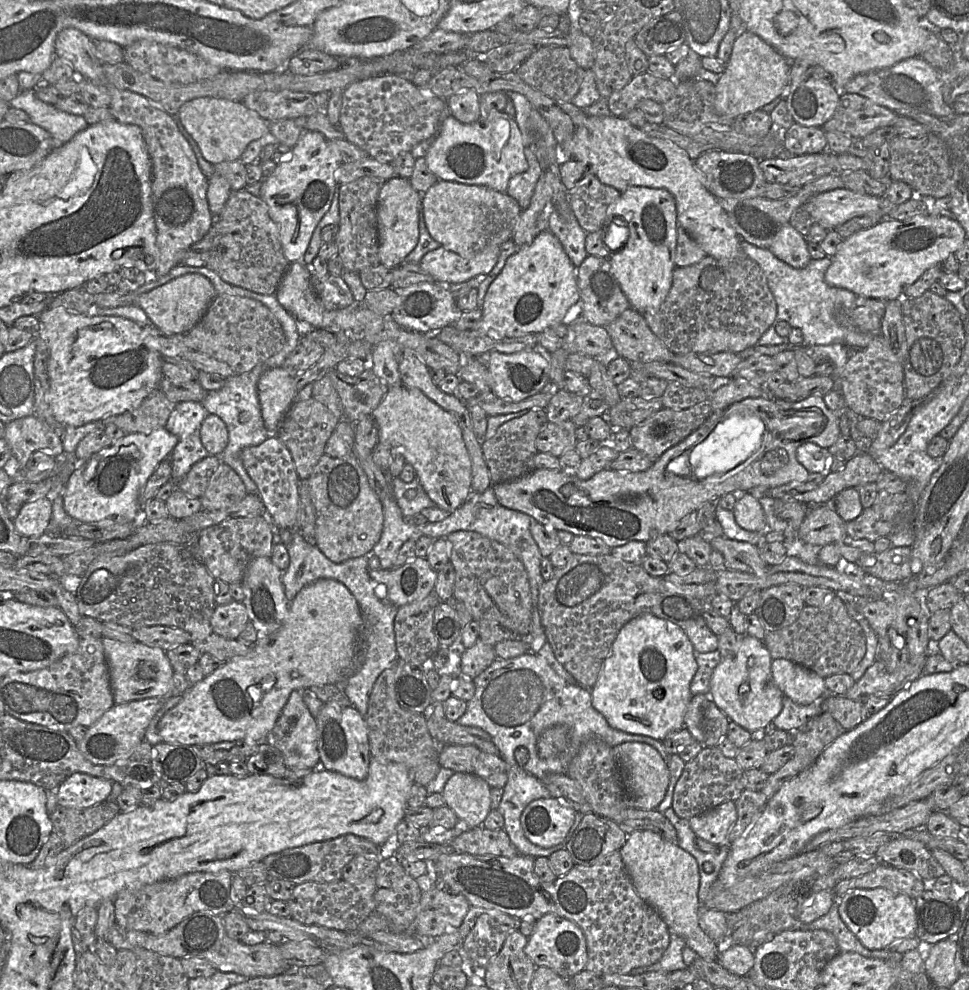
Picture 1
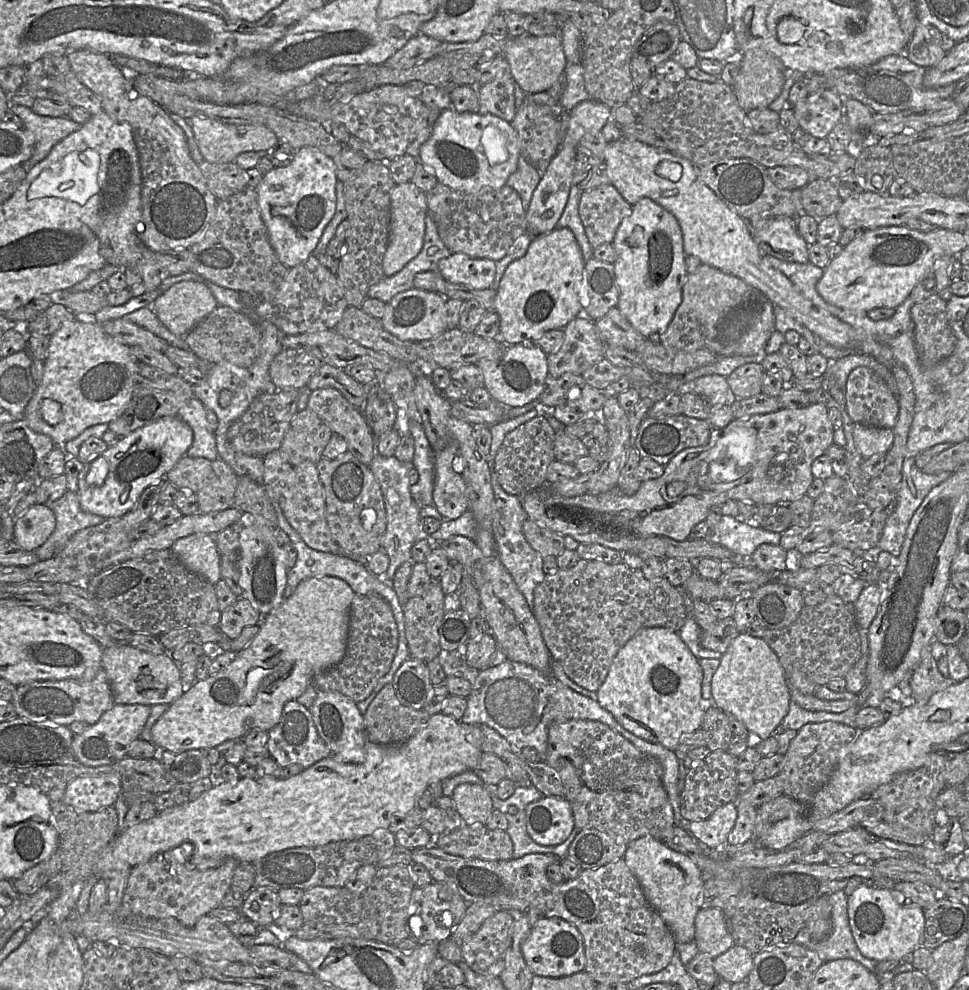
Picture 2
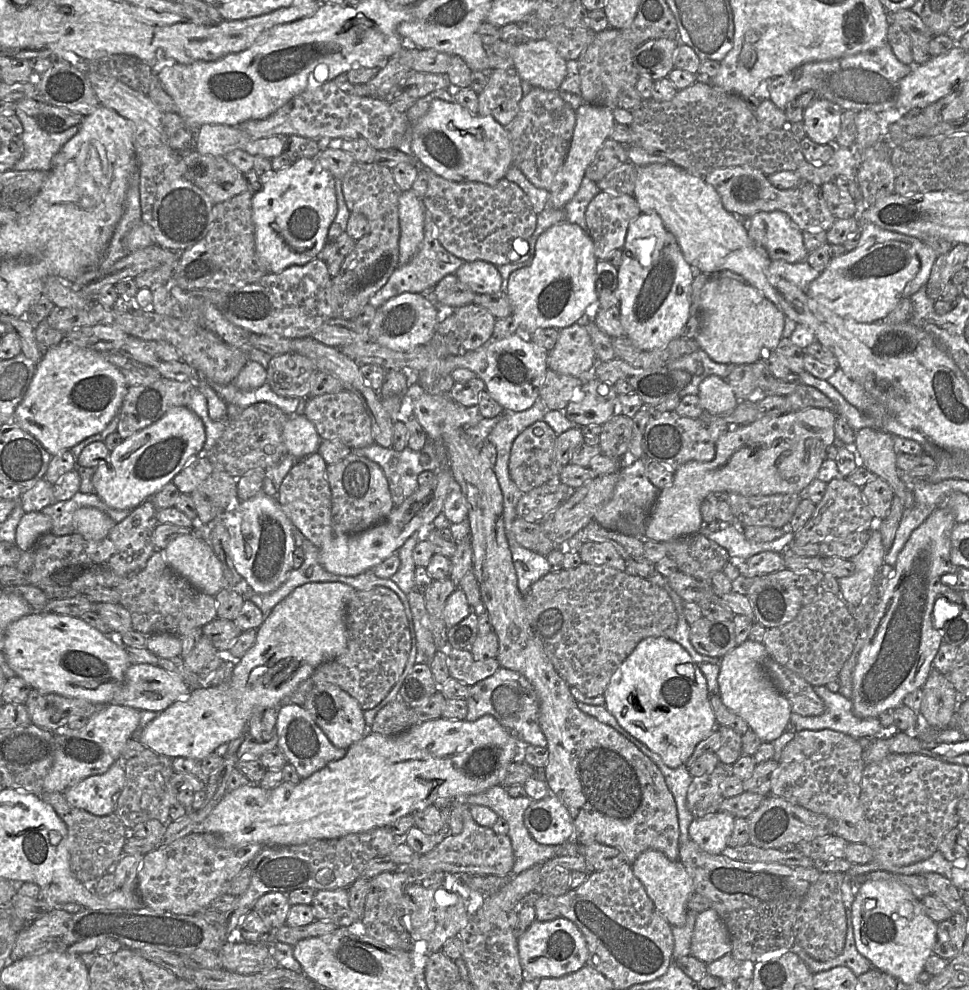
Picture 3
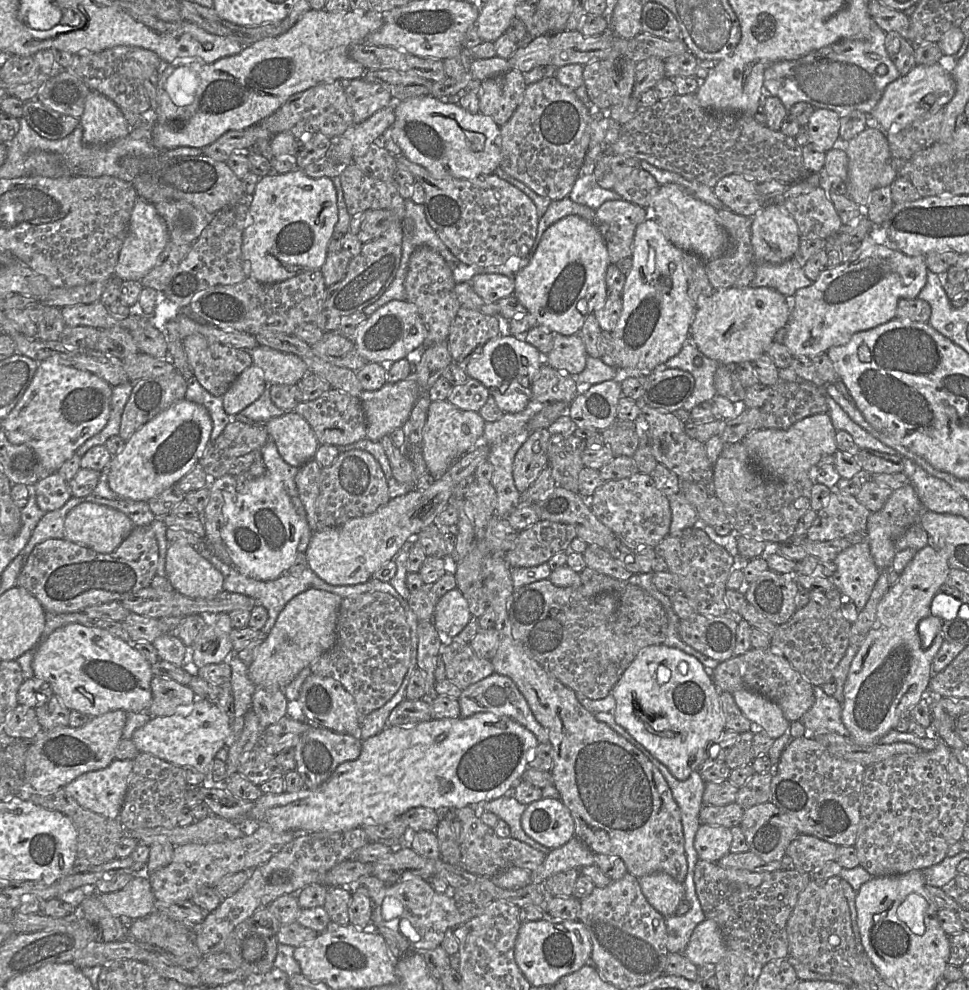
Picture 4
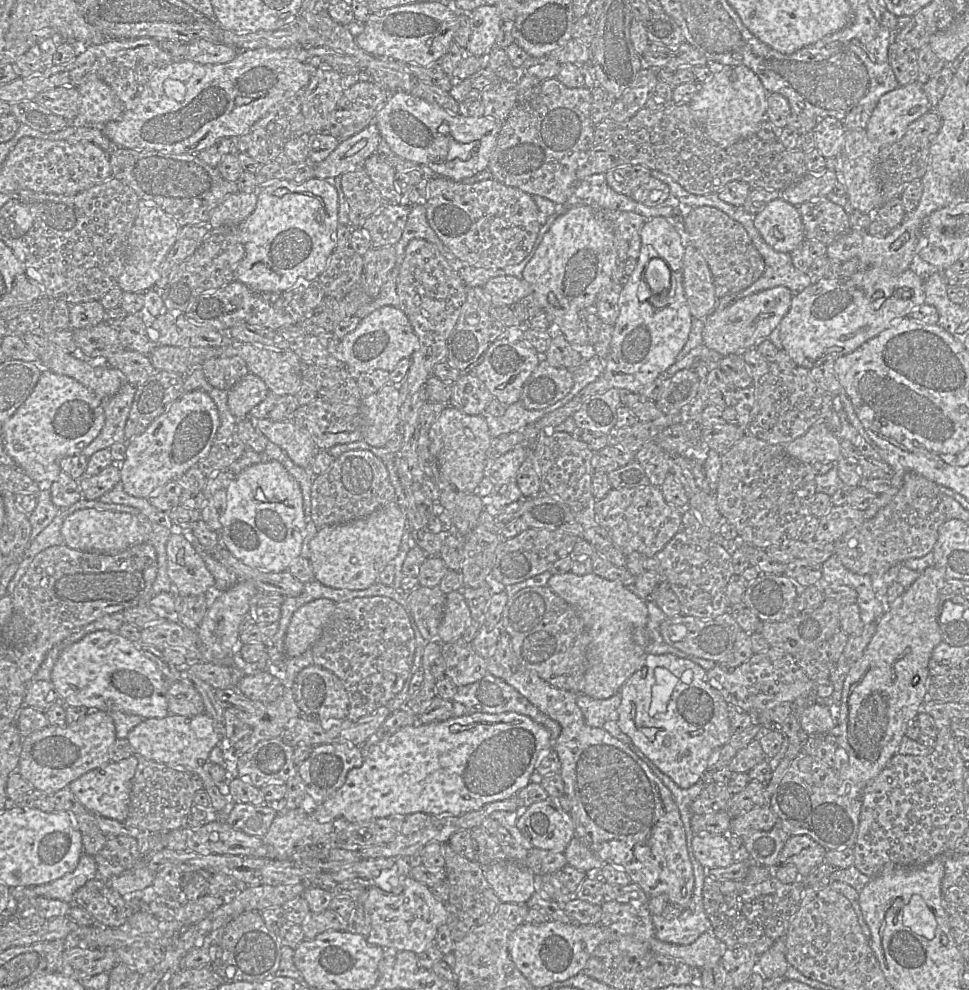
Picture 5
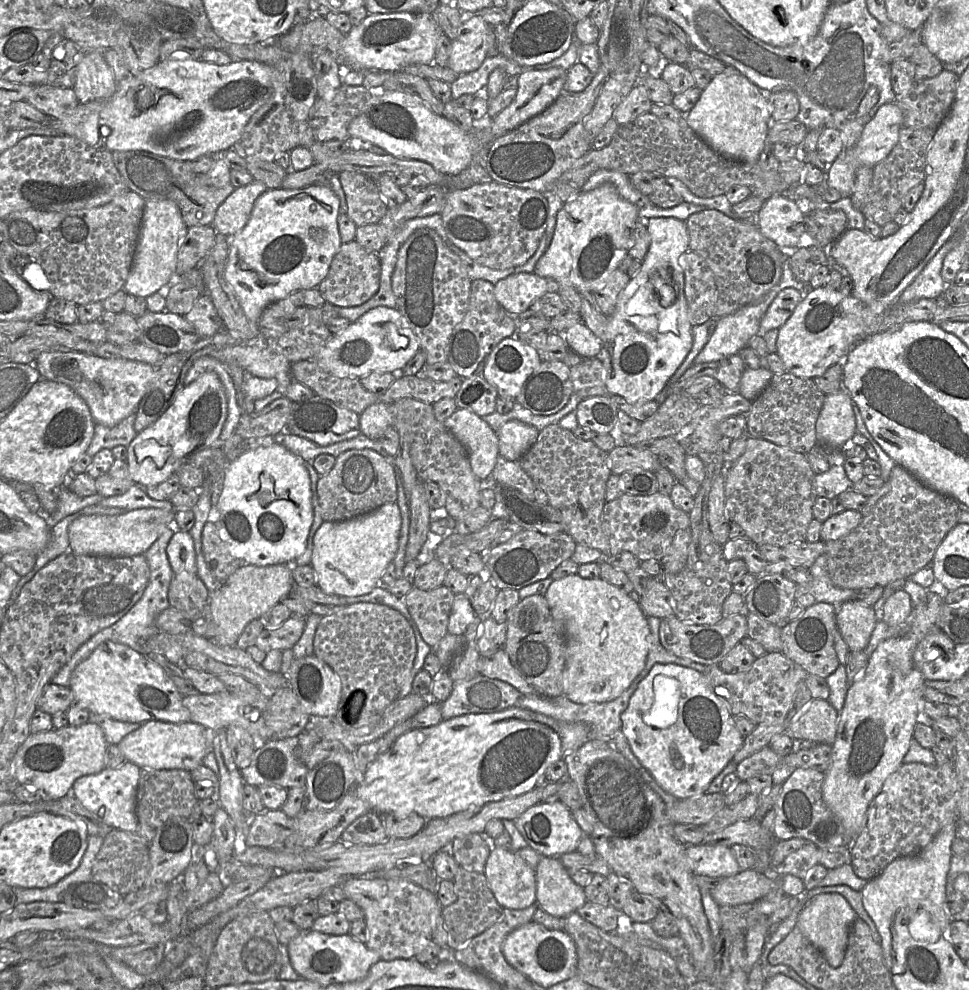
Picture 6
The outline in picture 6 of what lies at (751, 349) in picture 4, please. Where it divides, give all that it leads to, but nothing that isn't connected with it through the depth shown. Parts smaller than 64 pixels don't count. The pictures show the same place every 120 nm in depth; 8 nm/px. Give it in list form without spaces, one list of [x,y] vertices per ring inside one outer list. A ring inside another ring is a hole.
[[[794,288],[781,290],[762,317],[758,336],[763,336],[773,329],[779,331],[780,327],[792,316],[802,299],[801,293]]]

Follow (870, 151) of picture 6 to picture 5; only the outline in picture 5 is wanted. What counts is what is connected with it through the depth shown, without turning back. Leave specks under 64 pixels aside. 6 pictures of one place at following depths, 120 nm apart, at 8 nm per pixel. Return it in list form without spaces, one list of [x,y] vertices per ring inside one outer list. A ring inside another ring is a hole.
[[[922,79],[917,80],[883,94],[865,130],[869,139],[881,148],[901,139],[908,126],[929,110]],[[826,170],[821,174],[806,173],[803,178],[781,191],[780,197],[798,207],[813,198],[826,197],[838,179],[837,171]]]

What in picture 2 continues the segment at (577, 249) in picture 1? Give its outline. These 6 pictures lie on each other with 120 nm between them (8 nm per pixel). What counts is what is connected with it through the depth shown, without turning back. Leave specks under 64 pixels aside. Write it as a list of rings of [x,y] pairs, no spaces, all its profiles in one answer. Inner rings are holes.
[[[572,185],[565,209],[557,222],[557,228],[569,228],[581,249],[585,263],[593,257],[593,248],[588,240],[579,215],[579,202],[583,191]]]

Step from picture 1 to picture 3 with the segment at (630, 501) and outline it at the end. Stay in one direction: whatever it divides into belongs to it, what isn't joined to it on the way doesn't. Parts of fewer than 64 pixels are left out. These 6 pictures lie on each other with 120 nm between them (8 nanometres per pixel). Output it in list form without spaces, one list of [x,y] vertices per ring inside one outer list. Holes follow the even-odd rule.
[[[810,407],[730,427],[716,441],[715,457],[712,461],[689,461],[674,471],[672,484],[659,491],[647,520],[644,537],[667,542],[698,533],[703,522],[700,505],[709,494],[734,492],[743,496],[764,496],[804,493],[808,485],[816,478],[821,464],[826,459],[827,447],[835,441],[836,415],[828,409]]]

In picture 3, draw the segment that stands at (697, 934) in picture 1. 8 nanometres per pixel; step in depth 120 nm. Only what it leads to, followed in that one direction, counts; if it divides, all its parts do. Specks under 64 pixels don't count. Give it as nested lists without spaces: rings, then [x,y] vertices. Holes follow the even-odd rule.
[[[646,850],[631,864],[631,868],[633,874],[642,883],[648,897],[666,921],[671,926],[683,926],[688,912],[688,900],[694,893],[694,884],[681,861],[671,861],[657,850]]]

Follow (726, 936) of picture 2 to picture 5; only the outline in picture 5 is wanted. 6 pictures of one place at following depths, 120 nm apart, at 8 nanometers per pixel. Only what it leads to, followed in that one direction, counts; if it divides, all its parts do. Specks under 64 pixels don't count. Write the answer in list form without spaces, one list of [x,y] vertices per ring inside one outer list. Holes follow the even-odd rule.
[[[712,931],[701,934],[690,945],[674,945],[653,938],[650,947],[654,954],[669,956],[697,968],[719,963],[724,950]]]

